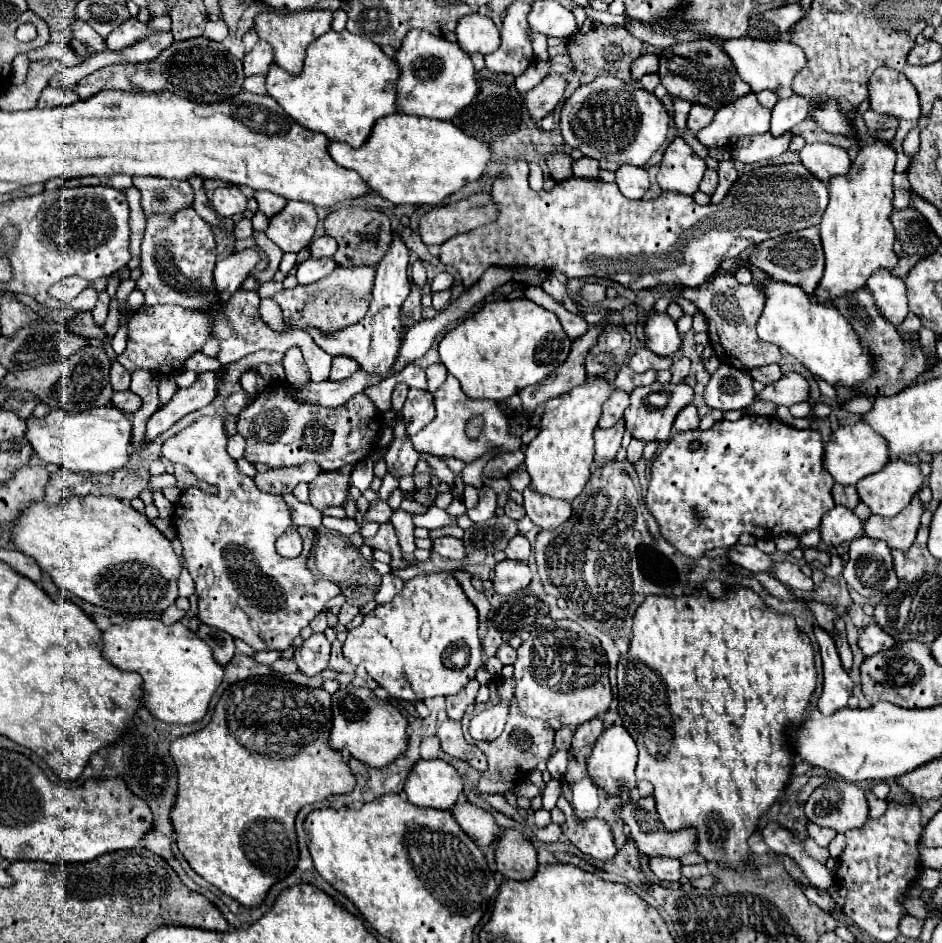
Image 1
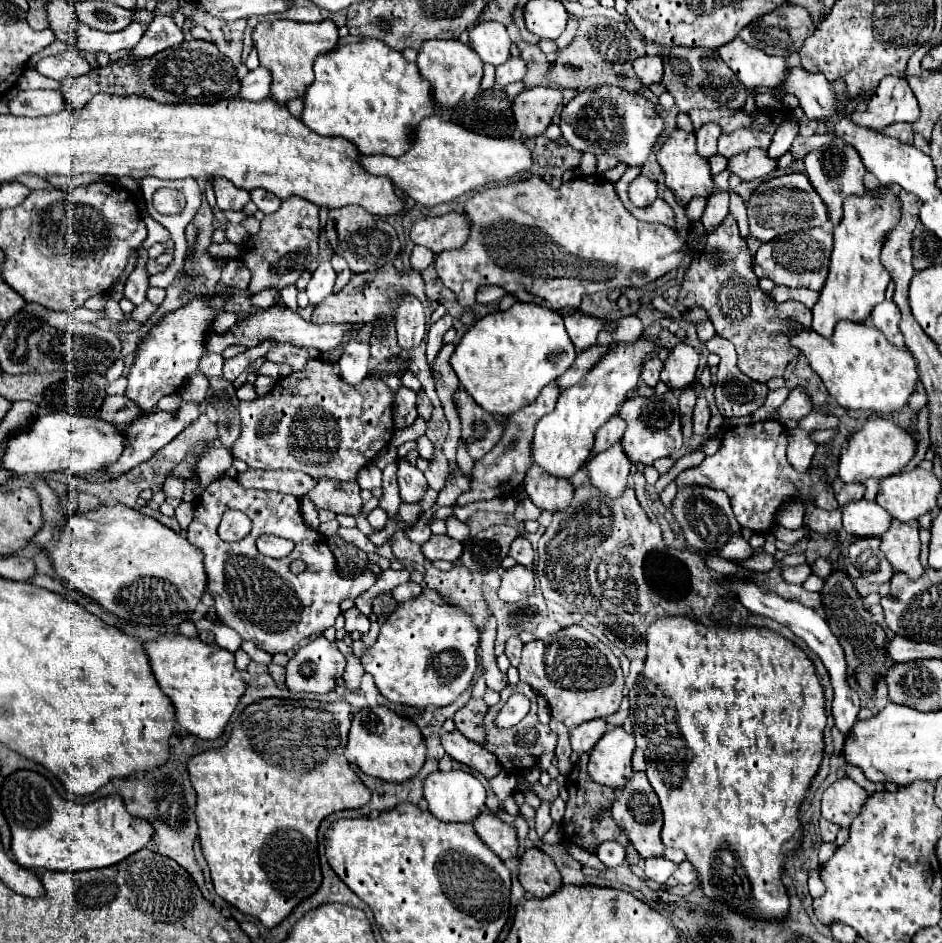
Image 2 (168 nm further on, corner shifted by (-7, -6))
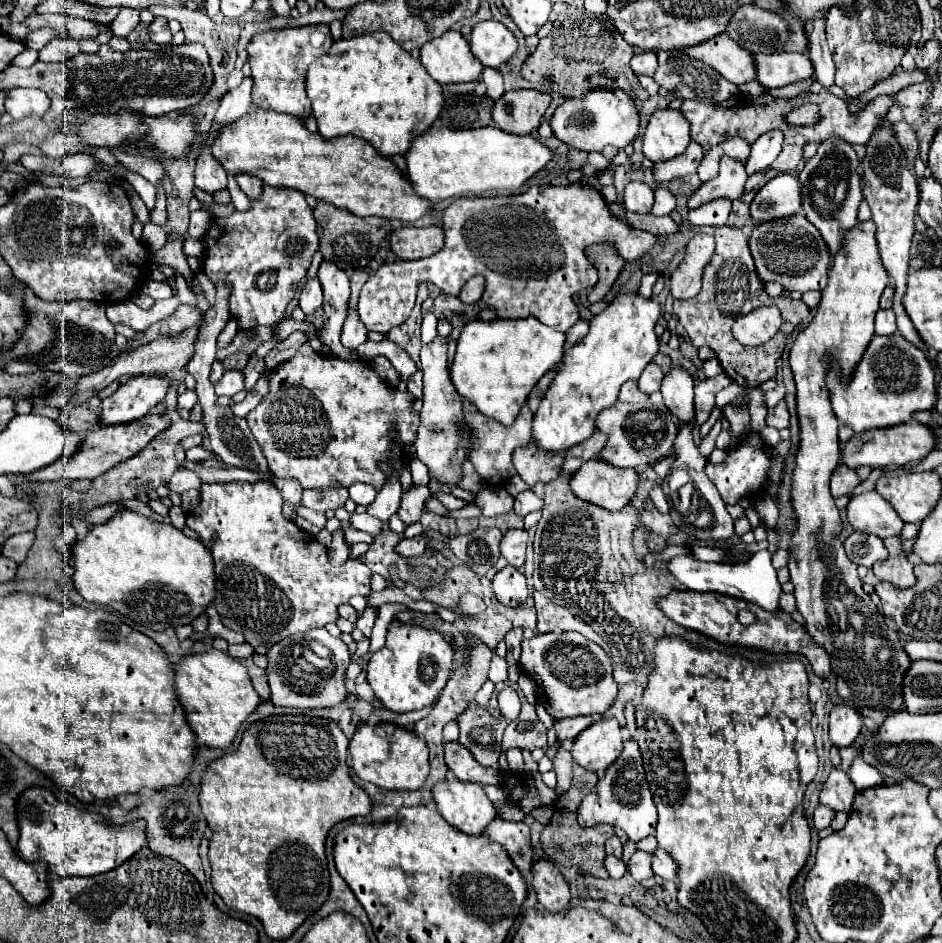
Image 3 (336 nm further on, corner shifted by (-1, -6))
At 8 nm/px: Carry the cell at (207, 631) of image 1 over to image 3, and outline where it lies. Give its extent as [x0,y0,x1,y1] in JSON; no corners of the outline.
[227,642,253,660]

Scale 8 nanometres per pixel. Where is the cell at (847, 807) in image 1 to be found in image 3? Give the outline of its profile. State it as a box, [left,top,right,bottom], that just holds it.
[819,768,857,812]

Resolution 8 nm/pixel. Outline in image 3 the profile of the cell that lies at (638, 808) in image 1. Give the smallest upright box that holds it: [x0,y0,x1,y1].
[577,740,657,842]

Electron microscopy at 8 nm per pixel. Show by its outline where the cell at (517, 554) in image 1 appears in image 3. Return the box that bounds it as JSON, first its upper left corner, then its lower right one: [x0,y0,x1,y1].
[501,530,527,568]

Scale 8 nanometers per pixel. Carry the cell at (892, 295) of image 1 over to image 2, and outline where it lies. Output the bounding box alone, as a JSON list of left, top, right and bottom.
[871,300,907,350]

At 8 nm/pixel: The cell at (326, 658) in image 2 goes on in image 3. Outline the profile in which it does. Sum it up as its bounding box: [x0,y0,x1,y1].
[265,628,351,712]

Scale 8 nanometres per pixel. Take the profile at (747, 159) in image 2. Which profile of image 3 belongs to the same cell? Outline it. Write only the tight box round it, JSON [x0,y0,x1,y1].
[687,158,747,208]

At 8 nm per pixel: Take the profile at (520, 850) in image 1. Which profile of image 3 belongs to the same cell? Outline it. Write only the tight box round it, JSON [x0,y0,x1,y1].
[531,860,571,912]

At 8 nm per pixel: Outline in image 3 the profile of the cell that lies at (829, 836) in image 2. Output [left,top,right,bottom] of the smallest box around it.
[813,804,835,830]

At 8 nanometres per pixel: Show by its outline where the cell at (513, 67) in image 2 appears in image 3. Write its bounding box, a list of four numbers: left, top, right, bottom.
[483,68,505,100]

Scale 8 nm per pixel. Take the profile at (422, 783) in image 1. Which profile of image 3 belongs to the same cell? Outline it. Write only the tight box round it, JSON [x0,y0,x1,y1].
[433,782,497,834]

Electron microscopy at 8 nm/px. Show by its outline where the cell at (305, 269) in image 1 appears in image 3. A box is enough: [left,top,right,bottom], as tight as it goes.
[299,280,323,314]

